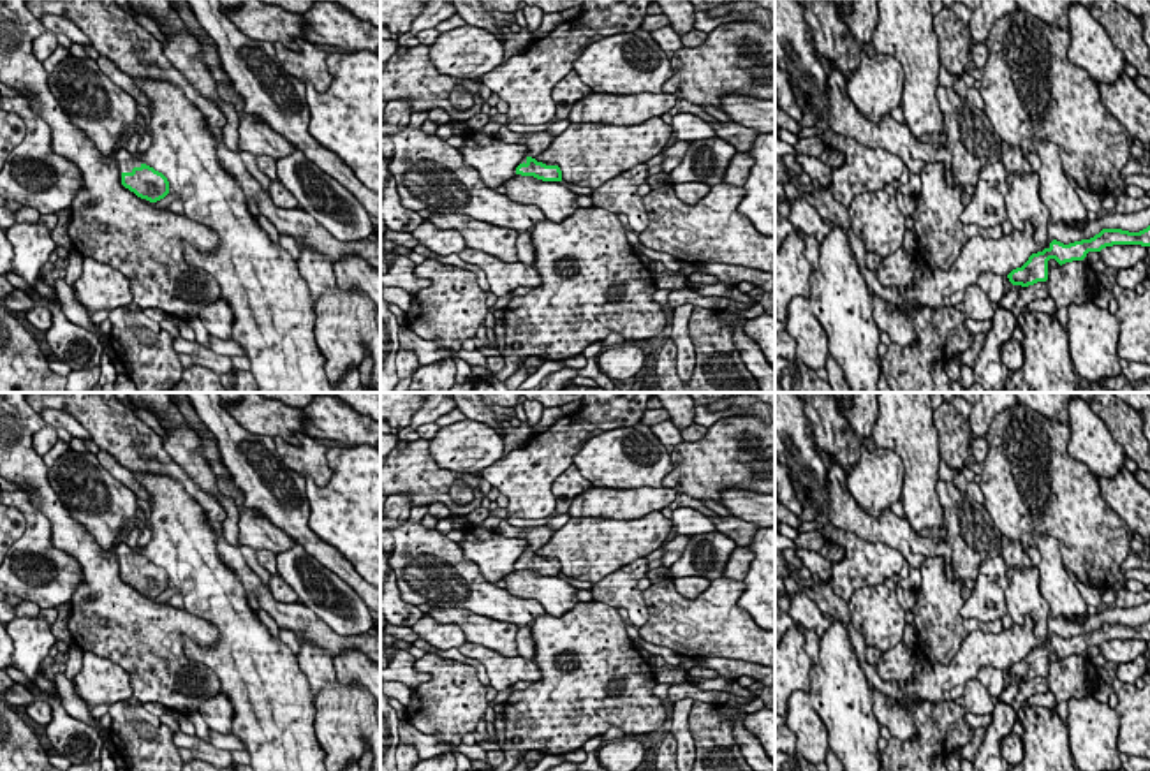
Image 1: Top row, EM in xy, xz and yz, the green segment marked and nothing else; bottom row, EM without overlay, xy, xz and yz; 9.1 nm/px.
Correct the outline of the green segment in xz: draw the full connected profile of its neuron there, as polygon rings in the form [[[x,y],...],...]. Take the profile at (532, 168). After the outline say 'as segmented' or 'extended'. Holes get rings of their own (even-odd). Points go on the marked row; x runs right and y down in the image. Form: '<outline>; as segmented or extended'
[[[549,130],[521,134],[518,144],[525,144],[528,148],[528,155],[527,160],[516,167],[516,174],[534,176],[542,181],[562,181],[562,171],[558,165],[546,165],[535,160],[535,157],[551,144],[551,141],[553,134]]]; extended

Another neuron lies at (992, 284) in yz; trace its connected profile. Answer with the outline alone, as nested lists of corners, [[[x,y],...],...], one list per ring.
[[[984,271],[977,278],[977,285],[984,290],[992,303],[999,303],[1004,297],[1004,280],[1000,275]]]

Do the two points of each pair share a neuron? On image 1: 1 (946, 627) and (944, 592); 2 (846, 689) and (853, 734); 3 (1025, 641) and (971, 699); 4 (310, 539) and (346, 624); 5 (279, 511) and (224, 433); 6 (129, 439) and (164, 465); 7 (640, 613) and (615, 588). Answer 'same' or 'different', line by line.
1: same
2: same
3: different
4: different
5: same
6: same
7: same

